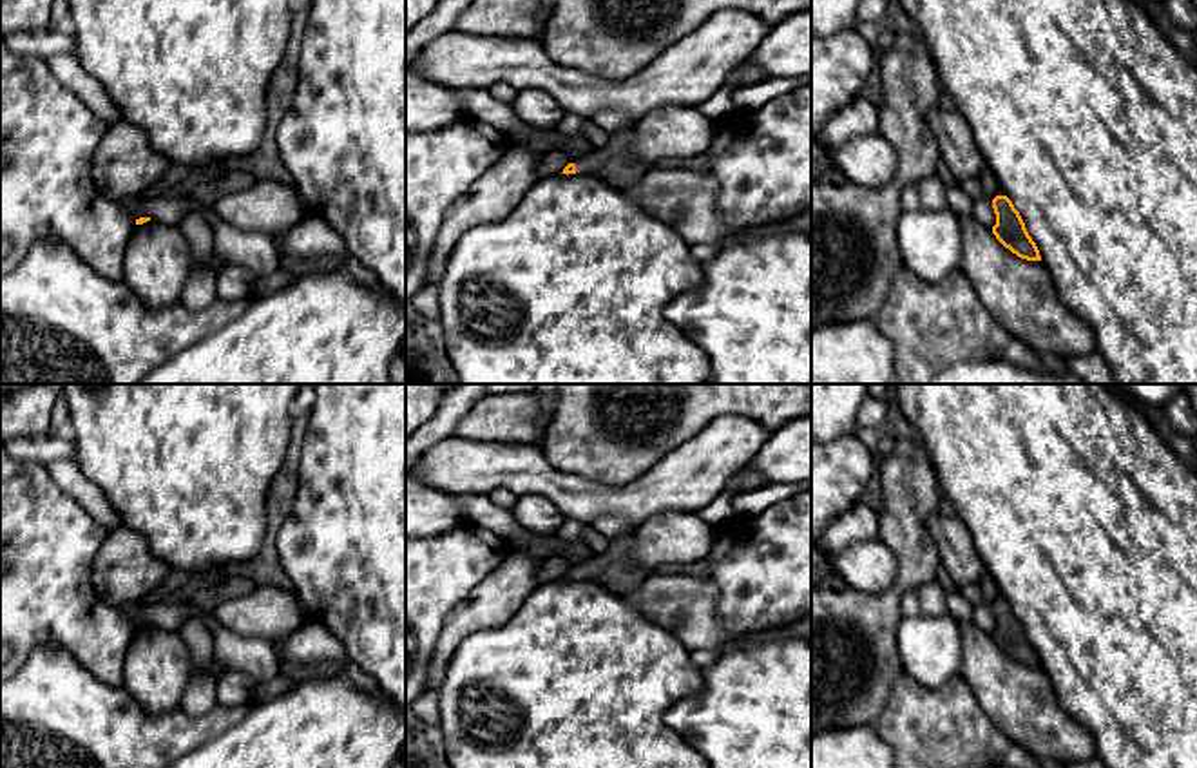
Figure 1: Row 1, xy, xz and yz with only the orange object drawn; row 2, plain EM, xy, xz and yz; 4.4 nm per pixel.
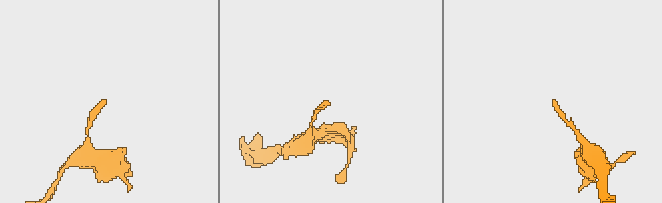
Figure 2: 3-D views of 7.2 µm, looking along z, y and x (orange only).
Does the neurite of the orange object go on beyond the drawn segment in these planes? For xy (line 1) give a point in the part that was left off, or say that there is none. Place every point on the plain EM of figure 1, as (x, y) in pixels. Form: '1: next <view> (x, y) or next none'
1: next none

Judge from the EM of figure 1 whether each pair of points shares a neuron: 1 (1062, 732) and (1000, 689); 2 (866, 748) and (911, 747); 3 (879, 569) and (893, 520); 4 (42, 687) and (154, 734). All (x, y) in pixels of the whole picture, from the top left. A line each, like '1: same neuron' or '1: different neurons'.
1: same neuron
2: different neurons
3: different neurons
4: same neuron

